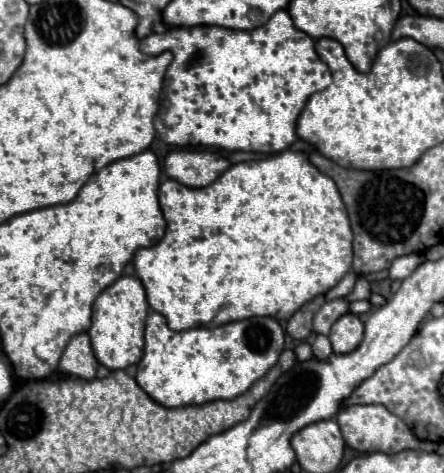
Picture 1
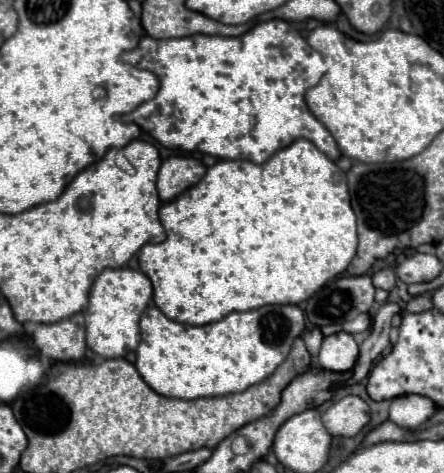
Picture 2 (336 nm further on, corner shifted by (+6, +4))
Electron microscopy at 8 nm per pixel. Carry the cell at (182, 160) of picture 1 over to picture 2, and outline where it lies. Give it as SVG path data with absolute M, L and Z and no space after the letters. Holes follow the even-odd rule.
M170 156L162 162L162 168L158 172L158 196L162 202L170 202L178 198L184 190L198 184L198 180L204 176L206 166L190 156Z

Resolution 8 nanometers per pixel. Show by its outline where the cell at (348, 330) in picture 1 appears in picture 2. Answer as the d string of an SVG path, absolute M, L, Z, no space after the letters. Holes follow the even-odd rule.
M338 332L324 338L320 354L316 358L316 368L342 374L354 368L356 358L358 358L358 344L352 338L352 334Z

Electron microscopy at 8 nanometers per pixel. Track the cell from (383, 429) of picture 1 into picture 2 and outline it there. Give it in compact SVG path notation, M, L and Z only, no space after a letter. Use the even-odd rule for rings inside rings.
M344 396L330 404L322 422L332 436L356 436L370 422L370 408L360 396Z

